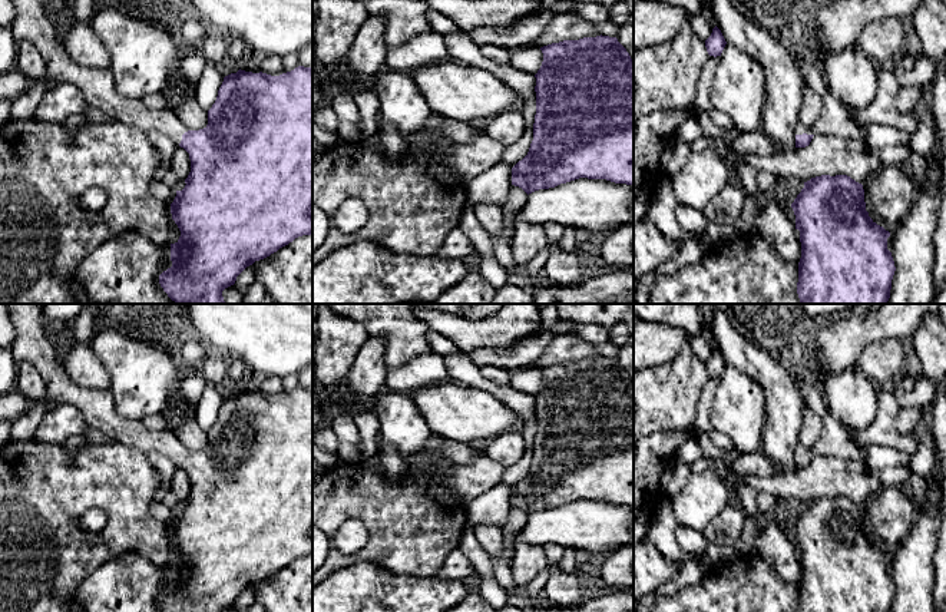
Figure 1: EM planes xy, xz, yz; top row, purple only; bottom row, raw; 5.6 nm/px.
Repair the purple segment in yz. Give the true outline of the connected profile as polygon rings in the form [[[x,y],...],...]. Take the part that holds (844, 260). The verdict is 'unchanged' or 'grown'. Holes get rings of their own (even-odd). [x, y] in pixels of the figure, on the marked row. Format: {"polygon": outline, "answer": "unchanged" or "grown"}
{"polygon": [[[847,175],[816,176],[804,182],[791,208],[801,242],[797,282],[800,304],[887,304],[896,271],[892,252],[887,249],[890,232],[869,216],[863,185]]], "answer": "unchanged"}

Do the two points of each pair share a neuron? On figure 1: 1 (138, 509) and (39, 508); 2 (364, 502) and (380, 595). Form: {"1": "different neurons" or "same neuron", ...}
{"1": "same neuron", "2": "different neurons"}

